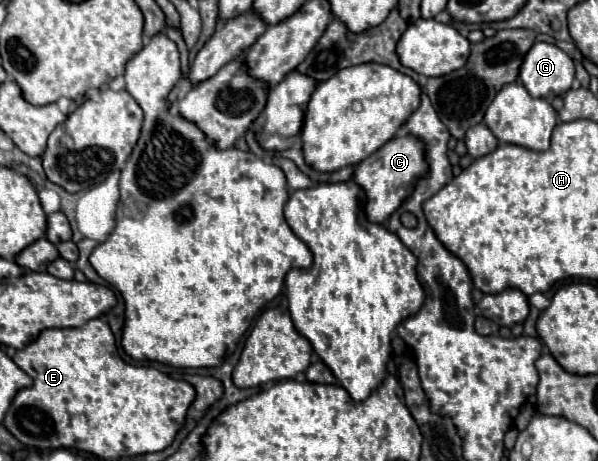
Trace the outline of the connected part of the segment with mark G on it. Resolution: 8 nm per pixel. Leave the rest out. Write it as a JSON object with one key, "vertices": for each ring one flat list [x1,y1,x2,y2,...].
{"vertices":[[535,43,519,71,519,79,533,97,551,101,565,95,575,79,575,65,571,57,551,43]]}

